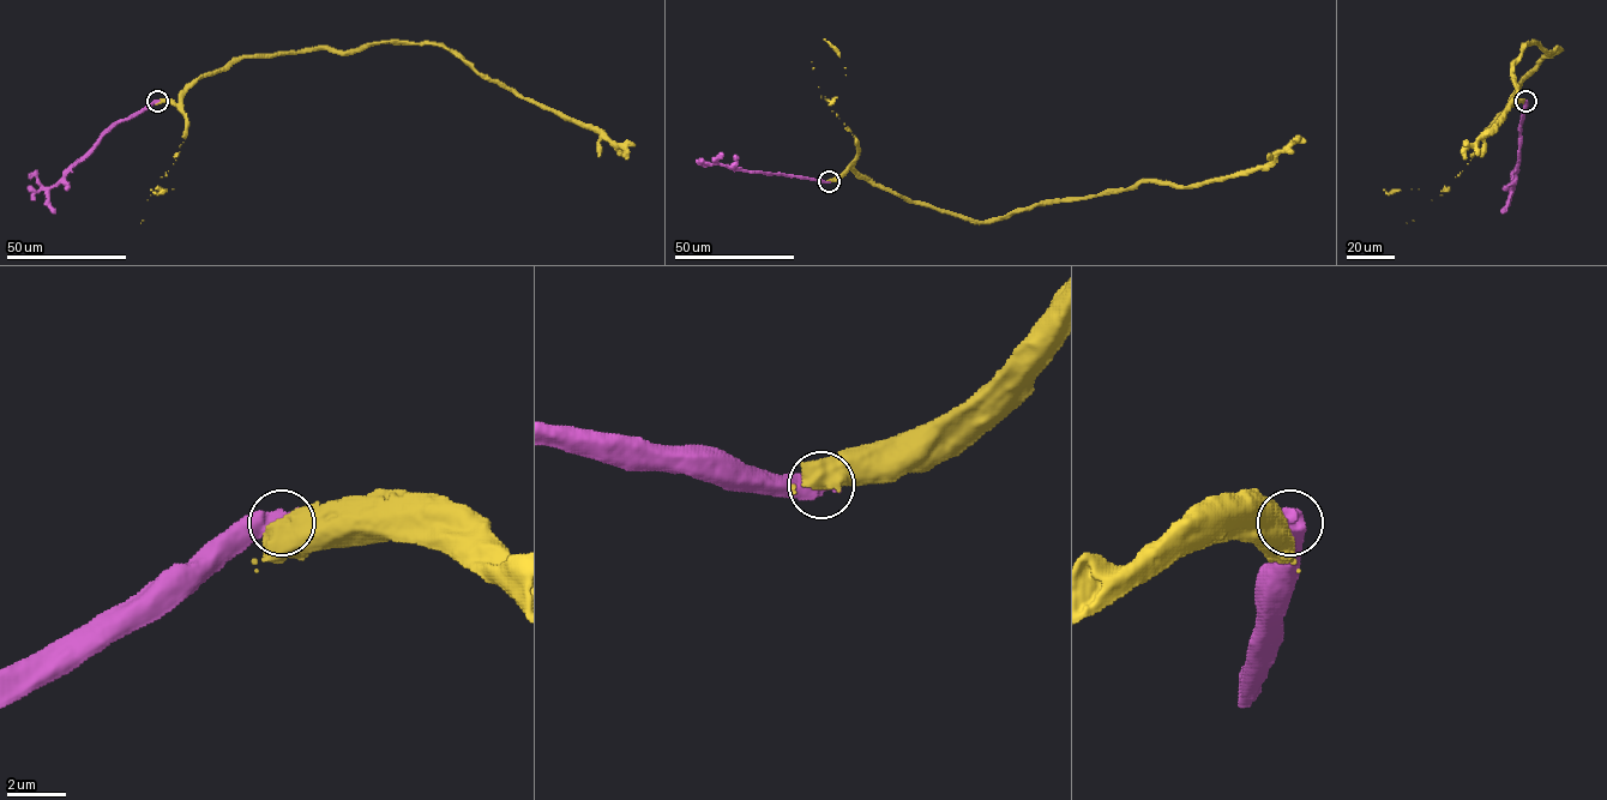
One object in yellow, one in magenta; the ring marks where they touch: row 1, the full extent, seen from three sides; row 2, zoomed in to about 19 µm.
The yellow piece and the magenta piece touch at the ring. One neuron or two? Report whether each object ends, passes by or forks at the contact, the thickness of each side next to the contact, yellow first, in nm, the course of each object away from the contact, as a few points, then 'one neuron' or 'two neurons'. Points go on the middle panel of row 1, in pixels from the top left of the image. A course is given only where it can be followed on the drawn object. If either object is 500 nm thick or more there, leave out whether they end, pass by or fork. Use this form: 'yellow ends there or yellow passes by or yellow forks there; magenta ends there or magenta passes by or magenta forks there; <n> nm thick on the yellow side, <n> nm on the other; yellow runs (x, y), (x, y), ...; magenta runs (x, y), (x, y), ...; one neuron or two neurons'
650 nm thick on the yellow side, 650 nm on the other; yellow runs (829, 181), (852, 166), (913, 202), (992, 222), (1141, 182), (1191, 186), (1262, 169), (1298, 139); magenta runs (829, 181), (730, 168), (717, 163), (722, 154); two neurons

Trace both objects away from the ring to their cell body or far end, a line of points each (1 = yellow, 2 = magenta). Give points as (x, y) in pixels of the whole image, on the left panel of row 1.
1: (157, 101), (179, 104), (199, 78), (241, 59), (429, 43), (591, 125), (627, 158)
2: (157, 101), (119, 120), (48, 191), (49, 204), (54, 212)

